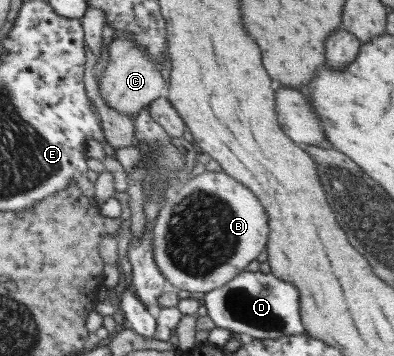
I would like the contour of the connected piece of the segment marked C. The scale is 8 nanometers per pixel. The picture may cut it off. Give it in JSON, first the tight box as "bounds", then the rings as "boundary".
{"bounds":[98,32,166,115],"boundary":[[[130,32],[120,34],[124,36],[117,37],[108,48],[110,59],[108,59],[108,64],[98,83],[100,84],[100,94],[102,94],[102,98],[106,100],[106,104],[110,104],[112,108],[122,113],[138,115],[142,109],[166,94],[166,79],[164,79],[164,75],[160,73],[160,68],[158,68],[158,64],[156,64],[156,60],[150,58],[148,50],[141,49],[139,43],[135,41],[134,38],[128,36]]]}

